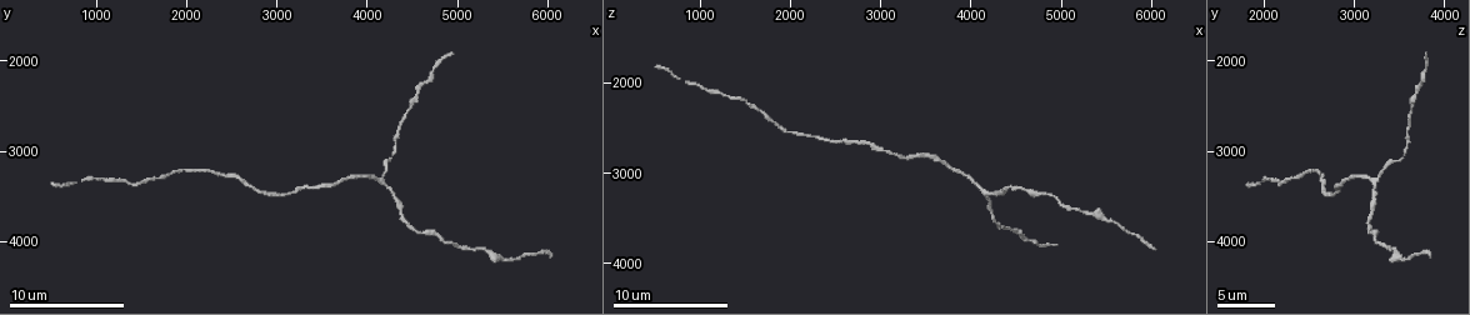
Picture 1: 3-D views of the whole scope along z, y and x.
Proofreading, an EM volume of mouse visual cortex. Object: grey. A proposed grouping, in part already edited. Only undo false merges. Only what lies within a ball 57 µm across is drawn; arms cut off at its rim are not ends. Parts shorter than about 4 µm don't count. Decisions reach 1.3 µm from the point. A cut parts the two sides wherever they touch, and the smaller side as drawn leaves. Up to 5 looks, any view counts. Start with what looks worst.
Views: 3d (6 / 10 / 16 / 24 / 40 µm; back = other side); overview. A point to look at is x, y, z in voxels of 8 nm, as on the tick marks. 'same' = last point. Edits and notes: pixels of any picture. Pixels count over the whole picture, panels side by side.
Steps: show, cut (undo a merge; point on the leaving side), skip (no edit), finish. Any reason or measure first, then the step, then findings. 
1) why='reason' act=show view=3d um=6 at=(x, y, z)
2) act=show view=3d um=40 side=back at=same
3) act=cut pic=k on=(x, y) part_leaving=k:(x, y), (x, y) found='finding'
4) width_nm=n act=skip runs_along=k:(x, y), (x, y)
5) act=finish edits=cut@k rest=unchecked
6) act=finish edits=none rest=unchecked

why='three-way junction' act=show view=3d um=6 at=(4150, 3350, 3250)

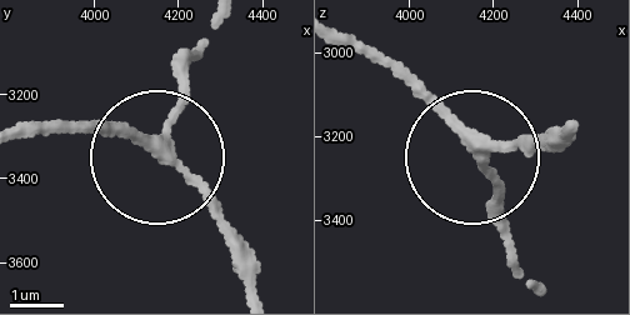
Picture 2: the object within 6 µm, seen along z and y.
width_nm=200 act=skip found='continuous, no second neuron'

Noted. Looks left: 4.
why='thick turns thin' act=show view=3d um=6 at=(5250, 4100, 3450)

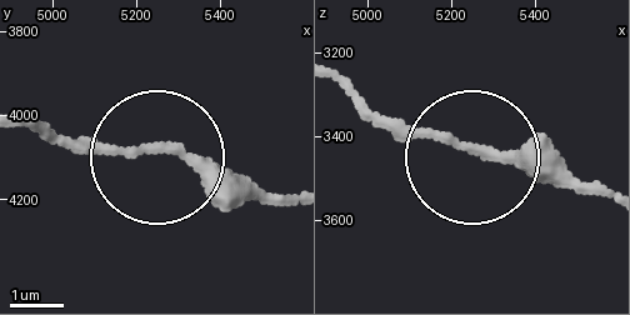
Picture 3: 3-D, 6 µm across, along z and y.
act=skip runs_along=3:(24, 120), (78, 146), (171, 146), (274, 196) found='one neuron here'

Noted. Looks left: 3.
why='sudden change in width' act=show view=3d um=16 at=(4400, 2650, 3600)

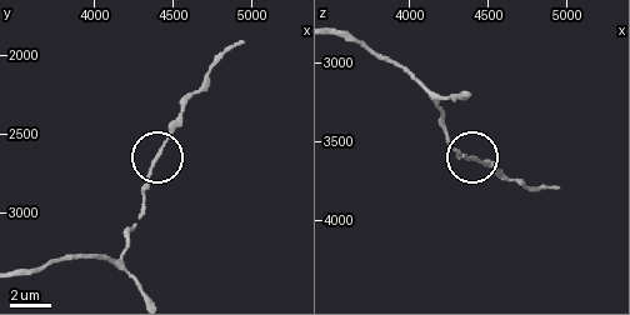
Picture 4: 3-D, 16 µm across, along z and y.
why='other side' act=show view=3d um=16 side=back at=(4440, 2620, 3600)

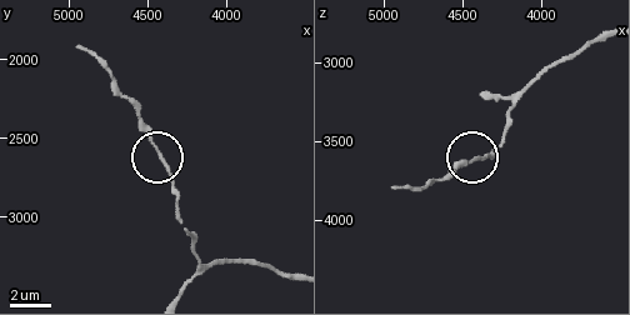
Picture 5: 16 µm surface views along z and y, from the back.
act=skip runs_along=5:(606, 36), (556, 60), (513, 110), (500, 145), (451, 169) found='all the same neuron'

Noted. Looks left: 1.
act=finish edits=none rest=unchecked

